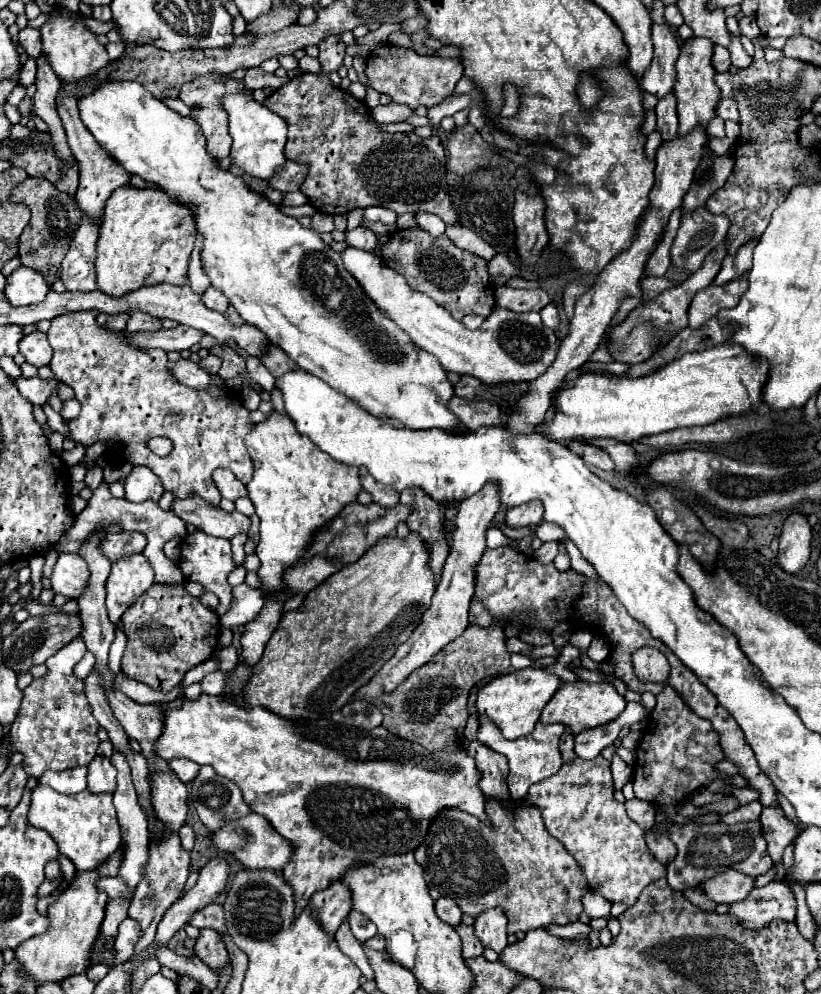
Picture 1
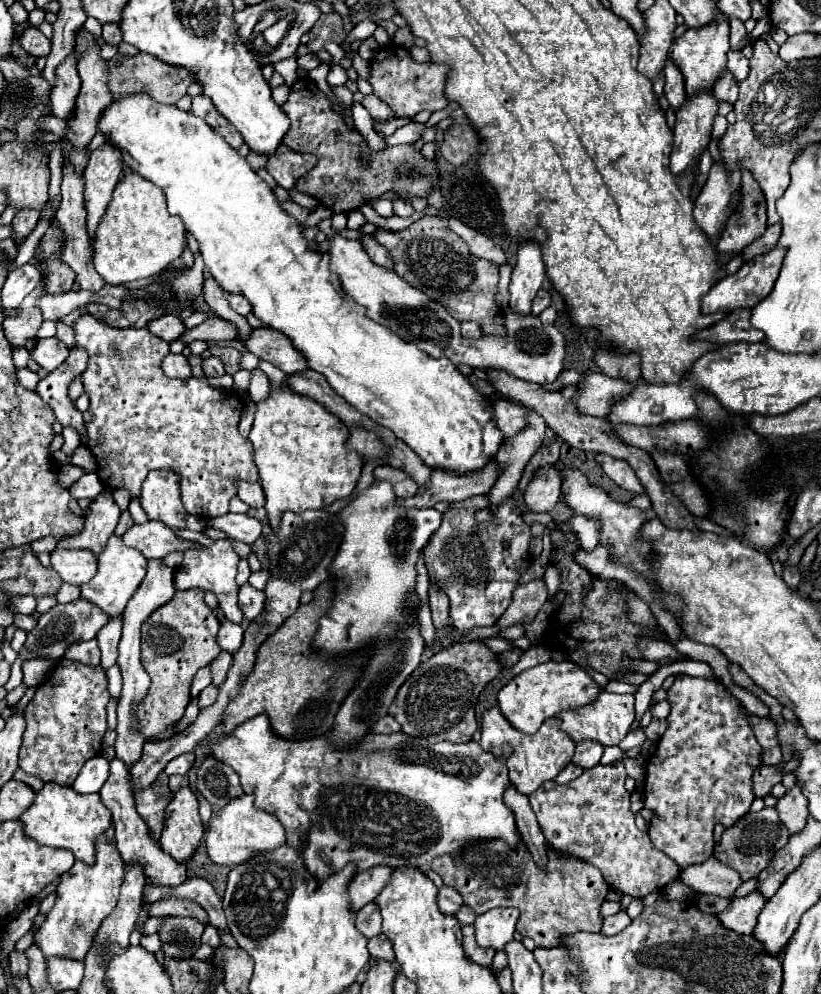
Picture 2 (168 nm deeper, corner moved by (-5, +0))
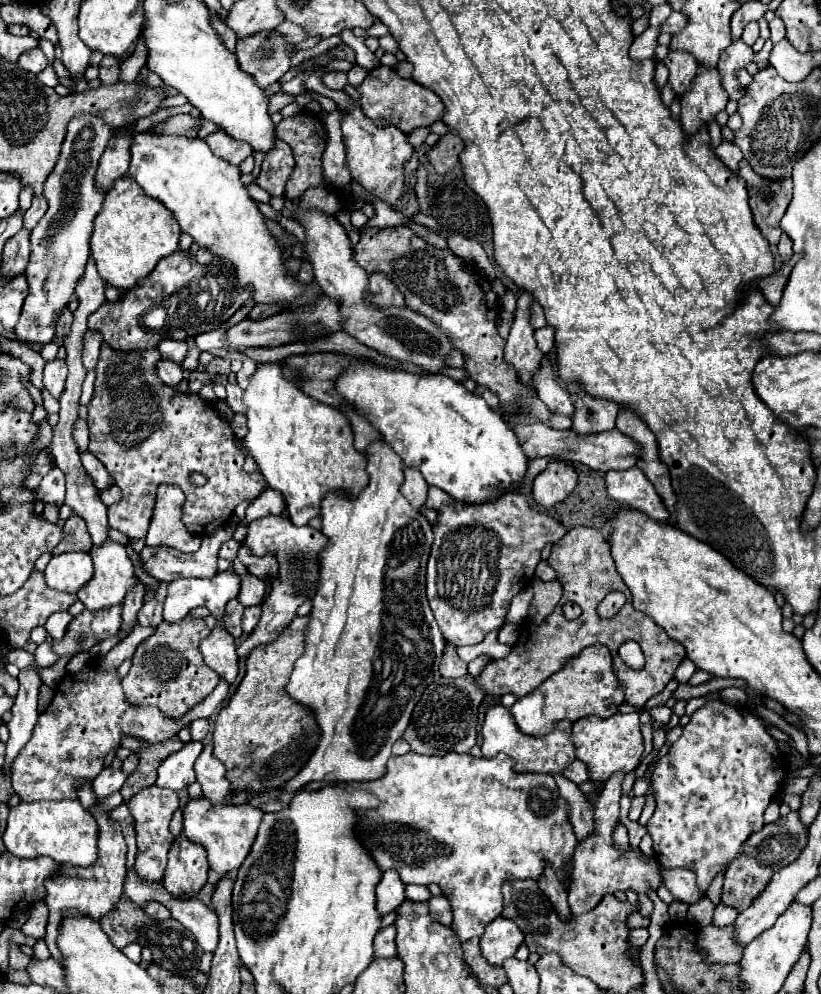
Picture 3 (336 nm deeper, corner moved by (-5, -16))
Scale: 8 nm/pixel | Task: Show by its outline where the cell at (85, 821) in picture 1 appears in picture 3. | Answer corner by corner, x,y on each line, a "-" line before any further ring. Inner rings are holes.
79,800
21,802
9,810
9,824
3,842
11,854
19,858
49,856
59,864
73,866
89,866
97,860
97,822

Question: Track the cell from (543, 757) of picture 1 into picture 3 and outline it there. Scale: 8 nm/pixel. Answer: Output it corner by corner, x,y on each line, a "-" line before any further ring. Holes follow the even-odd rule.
493,706
487,710
483,728
481,728
481,750
485,758
493,758
499,752
505,752
515,760
515,770
517,772
545,772
545,774
555,774
563,772
573,760
575,760
575,748
571,742
571,722
559,720
553,728
551,734
545,736
525,736
513,720
513,714
505,706

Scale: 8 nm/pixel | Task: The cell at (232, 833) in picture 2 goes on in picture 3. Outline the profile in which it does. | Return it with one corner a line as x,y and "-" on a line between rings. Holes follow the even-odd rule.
199,796
199,798
189,800
187,806
183,808
183,834
187,836
187,840
191,840
195,844
203,844
203,848
207,850
207,860
209,860
211,870
215,870
219,876
223,876
227,872
237,872
239,866
243,864
245,856
249,854
249,850
255,842
261,816
263,816
263,812
249,804
213,806
205,796

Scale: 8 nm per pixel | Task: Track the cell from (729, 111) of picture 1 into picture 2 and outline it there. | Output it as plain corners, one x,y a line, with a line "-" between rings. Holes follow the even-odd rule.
727,70
723,72
717,86
713,86
713,96
719,102
729,102
729,104
733,104
737,100
737,80
733,78
731,72
727,72

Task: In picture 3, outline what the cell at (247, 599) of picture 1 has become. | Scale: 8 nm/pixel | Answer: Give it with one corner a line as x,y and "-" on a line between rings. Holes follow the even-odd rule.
249,606
249,608
245,608
245,614
243,614
243,632
251,634
253,628
257,626
259,618
261,618
261,606

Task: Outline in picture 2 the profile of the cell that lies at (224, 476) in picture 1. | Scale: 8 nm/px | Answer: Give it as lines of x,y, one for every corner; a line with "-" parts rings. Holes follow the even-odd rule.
237,482
237,496
249,504
251,508
259,508
265,504
265,496
263,496
263,490
261,490
261,484
259,482

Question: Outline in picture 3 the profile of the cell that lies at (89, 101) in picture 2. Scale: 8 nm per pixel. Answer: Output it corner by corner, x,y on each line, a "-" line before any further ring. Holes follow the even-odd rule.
89,114
73,118
67,126
59,160
43,190
49,210
31,232
31,258
25,270
29,294
15,326
15,334
21,342
47,344
55,338
57,316
61,316
63,308
69,304
77,280
85,272
85,264
91,256
89,238
93,232
93,220
105,198
105,192
95,184
95,172
109,138
111,128
101,118

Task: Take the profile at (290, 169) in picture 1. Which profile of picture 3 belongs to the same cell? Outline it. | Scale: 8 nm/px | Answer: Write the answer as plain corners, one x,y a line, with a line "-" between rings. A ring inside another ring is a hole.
275,138
275,146
265,154
261,174
257,176
257,184
267,190
271,196
283,196
285,194
285,184
295,168
293,152
289,144
283,140

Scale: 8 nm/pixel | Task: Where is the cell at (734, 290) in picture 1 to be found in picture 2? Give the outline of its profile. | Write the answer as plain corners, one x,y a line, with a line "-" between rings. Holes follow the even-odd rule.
775,246
771,252
765,252
761,256
755,256
753,260
745,262
735,274
721,278
711,290
709,294
703,298
701,302
701,312
703,314
715,314
715,312
733,312
733,310
741,310
741,308
753,308
755,304
759,304
765,296
769,296
769,292
773,290
773,284
779,276
779,268
781,268
781,260
785,256
785,250

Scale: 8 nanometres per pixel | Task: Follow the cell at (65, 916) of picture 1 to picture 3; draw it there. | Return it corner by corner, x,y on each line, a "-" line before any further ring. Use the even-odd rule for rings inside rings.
115,792
113,796
105,796
105,800
97,800
95,806
89,810
91,816
97,820
97,826
99,826
99,840
97,840
97,860
89,866
89,868
73,868
69,864
59,864
61,868
61,876
53,876
53,880
45,880
45,890
47,890
47,896
45,896
45,904
49,908
49,924
47,924
47,936
45,936
45,942
47,942
47,948
51,952
51,956
55,960
61,962
61,952
57,948
57,932
59,932
59,924
61,924
61,918
63,918
63,910
67,908
77,908
85,914
89,914
91,918
95,920
101,920
107,912
111,912
117,902
119,902
119,896
123,892
123,880
125,880
125,852
127,852
127,846
125,846
125,840
123,840
123,834
121,834
121,826
109,818
109,812
113,808
117,808
119,804
123,802
121,794

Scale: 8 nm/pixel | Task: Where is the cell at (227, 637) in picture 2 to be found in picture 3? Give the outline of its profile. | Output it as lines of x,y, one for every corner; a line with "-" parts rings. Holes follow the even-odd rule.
221,620
211,630
211,634
201,640
199,650
205,664
215,670
227,684
233,684
233,680
237,678
239,656
235,652
235,638
225,630

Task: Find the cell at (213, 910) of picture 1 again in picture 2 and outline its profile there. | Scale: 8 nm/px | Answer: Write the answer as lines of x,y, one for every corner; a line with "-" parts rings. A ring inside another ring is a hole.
161,900
151,904
149,908
151,916
185,916
185,918
197,918
203,924
207,924
207,912
191,900

